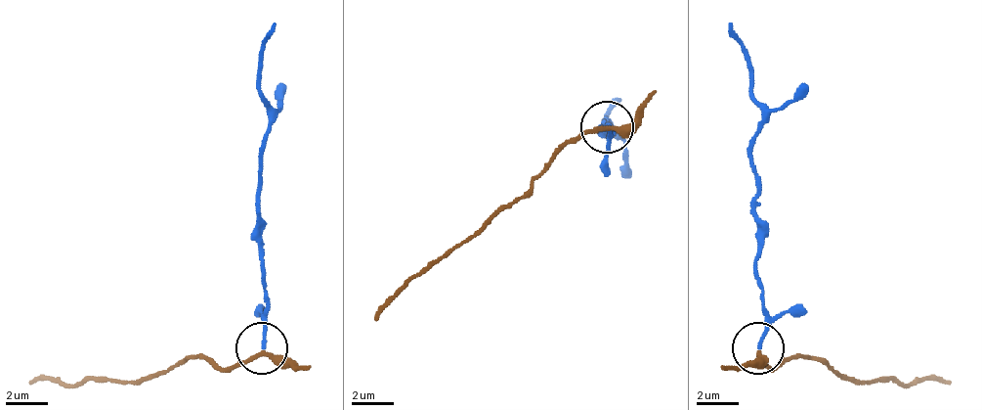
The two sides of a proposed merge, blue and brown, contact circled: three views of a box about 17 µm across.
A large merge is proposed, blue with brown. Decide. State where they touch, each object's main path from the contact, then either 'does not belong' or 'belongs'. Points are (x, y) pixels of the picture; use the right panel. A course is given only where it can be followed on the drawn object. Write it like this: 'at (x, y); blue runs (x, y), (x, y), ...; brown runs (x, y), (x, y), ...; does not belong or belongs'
at (757, 348); blue runs (756, 346), (767, 310), (756, 274), (751, 139), (761, 103), (751, 92), (746, 45), (730, 24); brown runs (756, 352), (767, 368), (819, 357), (860, 384), (891, 378), (949, 384); does not belong

